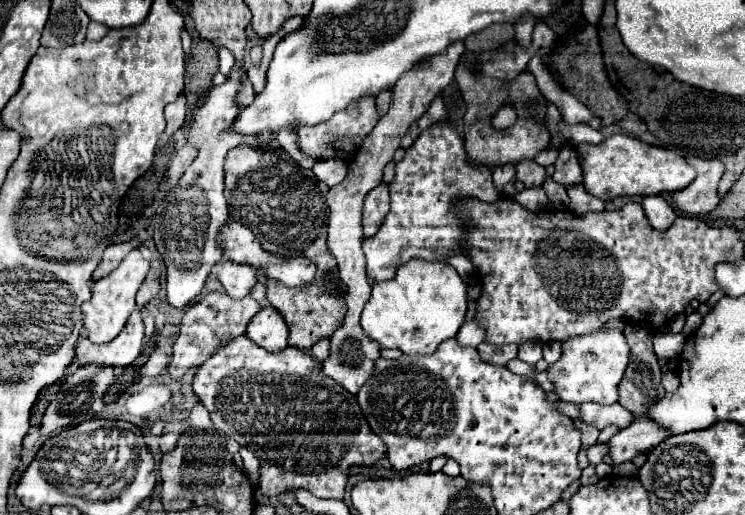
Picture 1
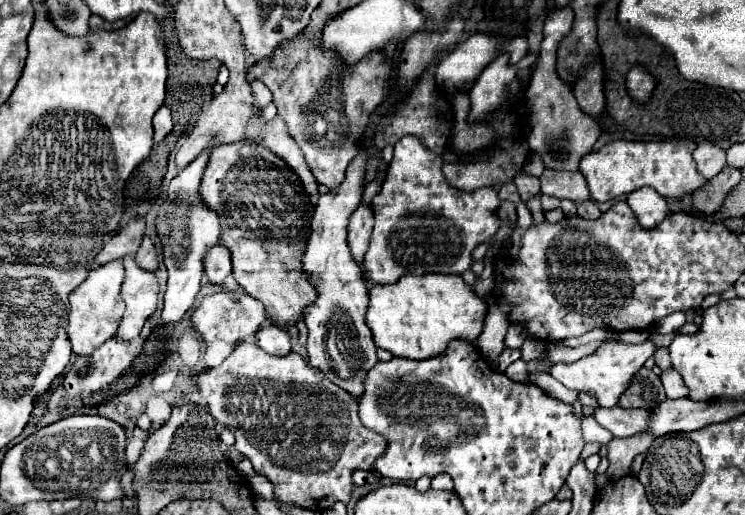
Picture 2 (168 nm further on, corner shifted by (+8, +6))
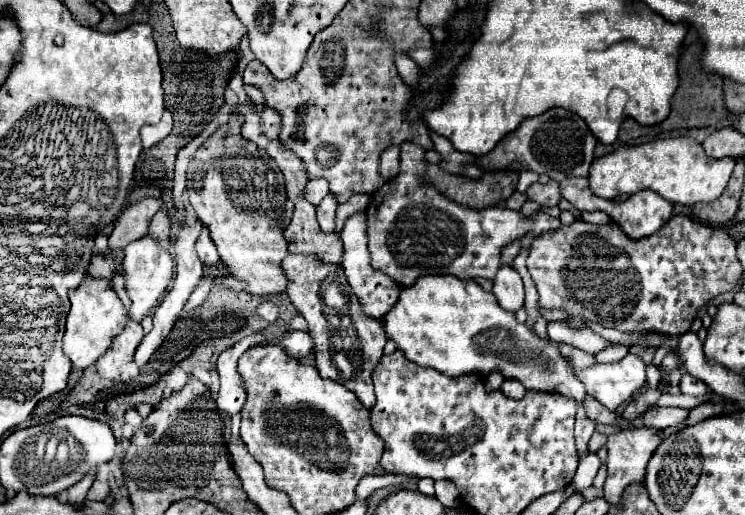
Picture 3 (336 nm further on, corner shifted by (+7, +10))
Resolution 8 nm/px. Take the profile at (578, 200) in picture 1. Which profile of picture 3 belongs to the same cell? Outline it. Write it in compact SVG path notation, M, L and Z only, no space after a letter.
M584 212L582 218L584 222L590 222L590 224L612 224L610 216L604 212Z

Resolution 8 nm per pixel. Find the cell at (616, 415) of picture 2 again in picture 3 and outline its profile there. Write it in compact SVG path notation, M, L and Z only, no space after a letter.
M650 408L648 412L644 412L644 424L652 426L652 428L668 428L668 426L678 426L688 418L690 410L682 410L682 408Z

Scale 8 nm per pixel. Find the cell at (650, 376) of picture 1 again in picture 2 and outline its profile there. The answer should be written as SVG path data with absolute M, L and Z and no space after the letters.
M641 368L639 374L631 380L629 390L625 390L619 398L621 408L653 408L655 404L665 400L665 390L659 376L653 374L649 368Z

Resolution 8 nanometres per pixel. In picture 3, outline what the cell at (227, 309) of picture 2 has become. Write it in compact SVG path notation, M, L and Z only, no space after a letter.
M264 302L264 304L258 306L258 314L264 320L268 320L268 322L276 322L278 320L278 314L280 314L280 308L276 304L272 304L272 302Z

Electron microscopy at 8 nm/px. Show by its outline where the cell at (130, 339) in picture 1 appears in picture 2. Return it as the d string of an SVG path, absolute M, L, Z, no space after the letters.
M125 258L125 282L123 282L123 302L127 304L127 310L121 318L121 324L115 332L117 342L131 342L135 336L139 336L145 318L149 318L157 308L157 278L151 272L143 272L133 258Z

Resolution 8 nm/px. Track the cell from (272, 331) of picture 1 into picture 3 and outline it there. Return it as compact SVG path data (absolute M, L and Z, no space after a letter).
M288 332L280 338L280 342L286 346L286 352L298 360L310 356L314 350L314 342L308 332Z

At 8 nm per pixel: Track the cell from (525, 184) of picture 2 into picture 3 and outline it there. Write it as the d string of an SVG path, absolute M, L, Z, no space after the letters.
M550 180L548 184L540 184L540 182L532 184L532 186L528 188L526 196L528 196L530 200L542 204L542 206L558 206L558 202L560 202L560 198L562 198L556 180Z

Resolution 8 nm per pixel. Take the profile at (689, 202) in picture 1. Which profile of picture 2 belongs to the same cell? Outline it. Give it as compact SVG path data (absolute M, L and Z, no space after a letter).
M701 144L693 150L693 160L699 164L699 174L709 180L723 170L725 152L713 144Z

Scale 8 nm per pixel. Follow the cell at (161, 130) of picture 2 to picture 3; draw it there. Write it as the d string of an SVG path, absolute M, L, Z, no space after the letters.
M166 110L164 116L162 116L162 120L160 120L158 124L154 124L154 126L144 126L144 128L140 130L142 146L144 146L144 148L150 148L150 146L158 144L160 140L164 140L164 138L170 134L170 130L172 130L172 114Z

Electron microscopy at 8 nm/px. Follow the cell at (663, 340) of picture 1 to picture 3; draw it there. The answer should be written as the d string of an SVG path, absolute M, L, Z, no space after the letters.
M628 354L614 364L596 364L580 370L578 378L586 386L586 392L596 398L608 410L616 410L626 404L630 396L646 382L646 364L640 356Z

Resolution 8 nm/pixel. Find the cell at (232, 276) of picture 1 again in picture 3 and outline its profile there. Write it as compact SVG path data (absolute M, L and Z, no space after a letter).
M202 228L200 236L198 236L198 240L196 240L196 252L198 252L200 260L202 260L204 264L208 264L208 266L214 266L214 264L218 264L218 262L220 262L218 250L216 250L216 246L214 246L212 238L210 238L208 228Z

